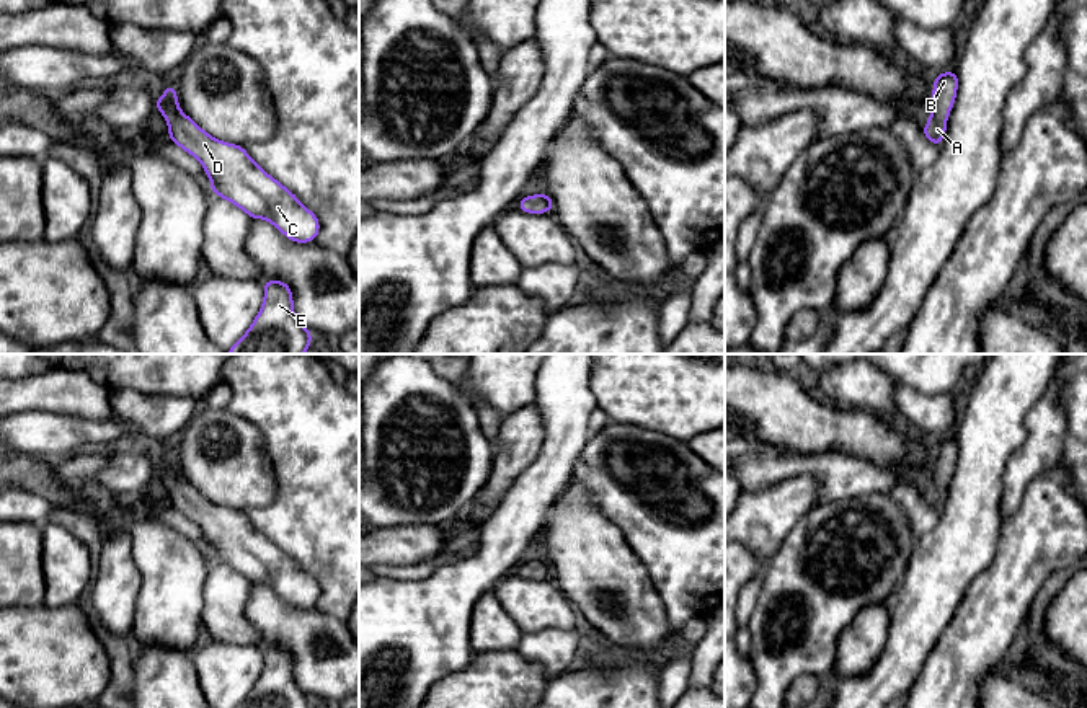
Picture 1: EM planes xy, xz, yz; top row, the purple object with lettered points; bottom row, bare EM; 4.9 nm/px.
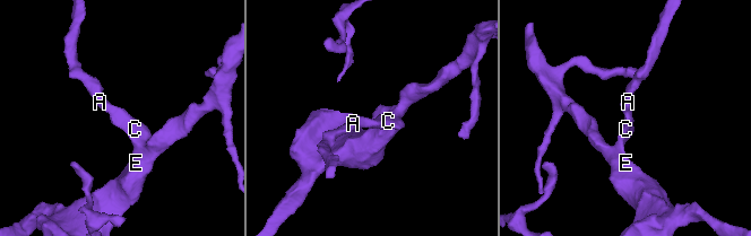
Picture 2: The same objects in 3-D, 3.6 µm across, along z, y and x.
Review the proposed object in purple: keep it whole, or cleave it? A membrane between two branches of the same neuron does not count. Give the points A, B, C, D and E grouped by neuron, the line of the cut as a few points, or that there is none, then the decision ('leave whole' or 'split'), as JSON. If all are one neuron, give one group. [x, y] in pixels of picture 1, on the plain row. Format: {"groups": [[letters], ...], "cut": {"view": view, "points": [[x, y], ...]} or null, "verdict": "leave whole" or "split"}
{"groups": [["A", "B", "C", "D", "E"]], "cut": null, "verdict": "leave whole"}

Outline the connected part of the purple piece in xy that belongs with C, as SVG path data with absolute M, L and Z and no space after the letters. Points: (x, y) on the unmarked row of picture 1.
M168 449L155 471L168 486L168 502L202 529L215 561L230 566L251 584L271 587L295 608L315 607L320 595L317 581L269 542L242 511L214 504L188 483L178 473L175 449Z

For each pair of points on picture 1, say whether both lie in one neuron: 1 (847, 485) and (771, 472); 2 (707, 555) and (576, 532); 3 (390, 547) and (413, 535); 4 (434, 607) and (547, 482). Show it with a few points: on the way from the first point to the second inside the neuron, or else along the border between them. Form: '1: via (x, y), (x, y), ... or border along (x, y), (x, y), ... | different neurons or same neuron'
1: via (828, 469), (820, 465), (790, 465) | same neuron
2: border along (601, 511), (622, 532), (625, 544), (647, 573) | different neurons
3: via (395, 547), (402, 547), (408, 540) | same neuron
4: via (467, 578), (503, 542), (521, 514) | same neuron

